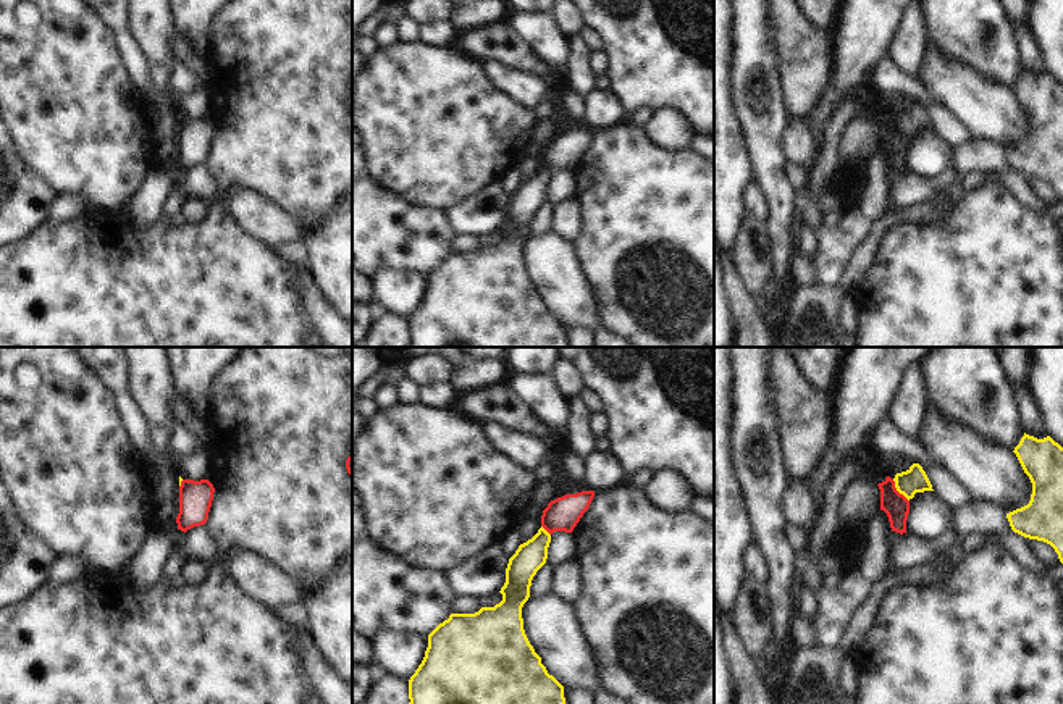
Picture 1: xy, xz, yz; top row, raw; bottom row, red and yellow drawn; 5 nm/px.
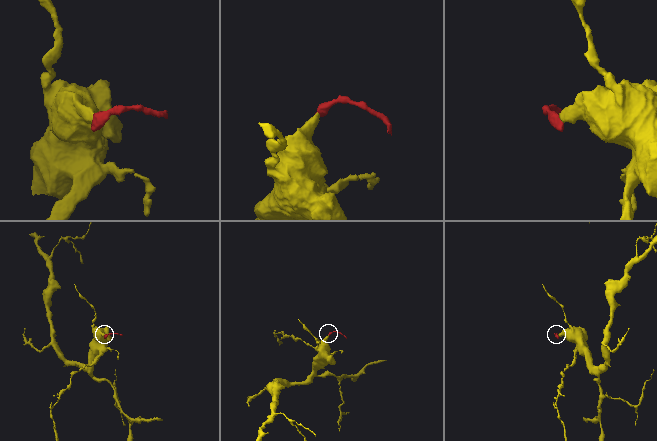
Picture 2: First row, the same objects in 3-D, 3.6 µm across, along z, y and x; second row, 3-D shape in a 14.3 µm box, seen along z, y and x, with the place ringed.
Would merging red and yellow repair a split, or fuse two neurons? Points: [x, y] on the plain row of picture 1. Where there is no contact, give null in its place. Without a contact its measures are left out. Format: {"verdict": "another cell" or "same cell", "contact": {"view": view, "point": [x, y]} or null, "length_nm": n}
{"verdict": "another cell", "contact": {"view": "yz", "point": [897, 129]}, "length_nm": 140}

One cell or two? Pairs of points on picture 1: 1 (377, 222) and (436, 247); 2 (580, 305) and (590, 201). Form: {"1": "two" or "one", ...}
{"1": "one", "2": "two"}

